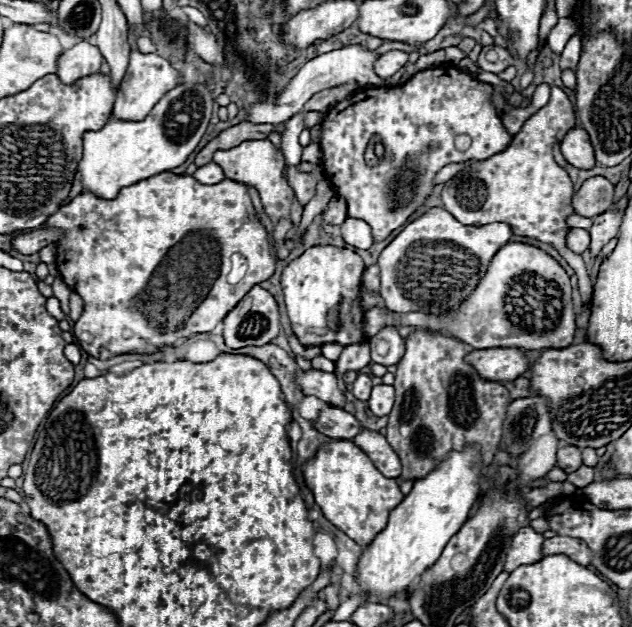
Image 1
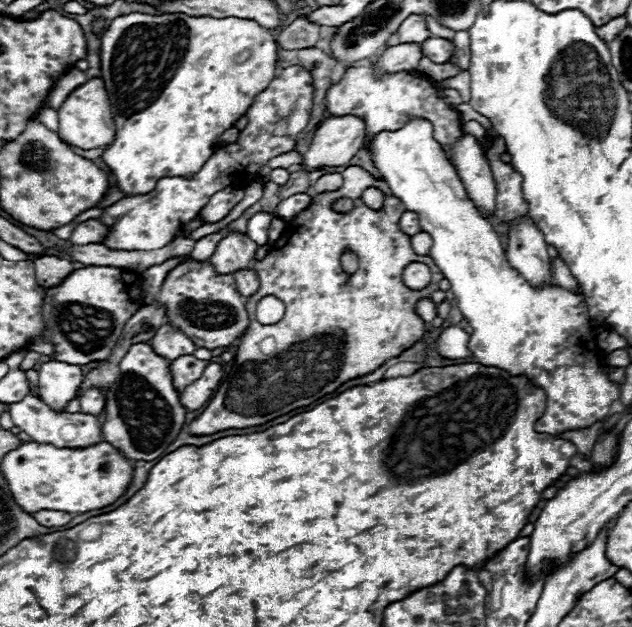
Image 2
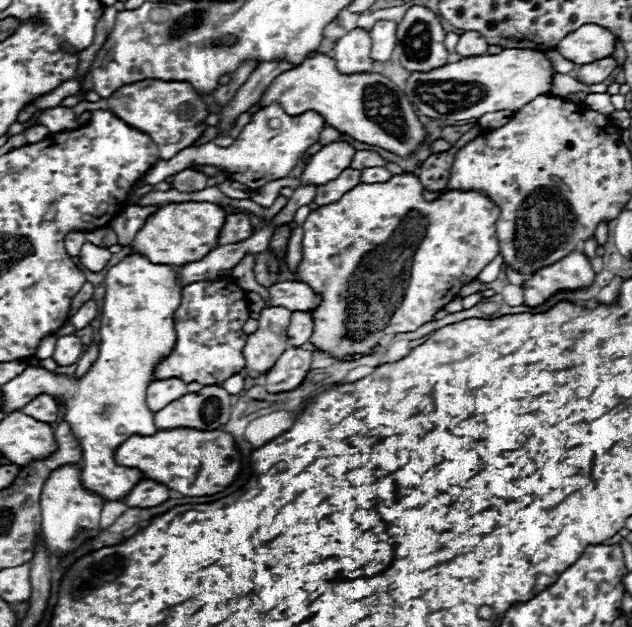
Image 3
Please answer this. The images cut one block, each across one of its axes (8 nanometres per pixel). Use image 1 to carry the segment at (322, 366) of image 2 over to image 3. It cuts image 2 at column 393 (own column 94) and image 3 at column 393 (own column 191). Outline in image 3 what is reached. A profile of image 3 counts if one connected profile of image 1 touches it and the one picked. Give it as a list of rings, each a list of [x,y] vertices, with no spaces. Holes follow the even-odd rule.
[[[406,172],[406,174],[396,174],[392,176],[388,182],[376,182],[376,184],[358,184],[356,188],[348,190],[338,202],[328,204],[328,206],[320,206],[316,210],[312,210],[306,218],[306,222],[302,224],[304,230],[304,238],[302,238],[302,260],[294,272],[294,280],[296,282],[304,282],[312,288],[312,292],[316,296],[320,296],[320,304],[310,310],[308,314],[312,316],[314,322],[314,330],[312,330],[312,338],[310,344],[314,348],[318,348],[320,352],[330,354],[332,358],[336,358],[338,362],[348,356],[348,354],[372,354],[376,350],[376,340],[380,340],[382,336],[396,336],[402,332],[414,332],[420,326],[424,326],[426,322],[436,320],[436,312],[442,310],[448,302],[452,302],[456,298],[456,294],[460,292],[460,288],[464,284],[470,284],[472,280],[476,280],[476,276],[482,272],[482,268],[486,264],[490,264],[500,248],[498,248],[498,238],[496,238],[496,220],[498,220],[498,208],[494,206],[494,202],[486,196],[482,196],[480,192],[458,192],[458,190],[450,190],[446,192],[442,198],[438,200],[424,200],[422,196],[422,188],[420,182],[414,174]]]

